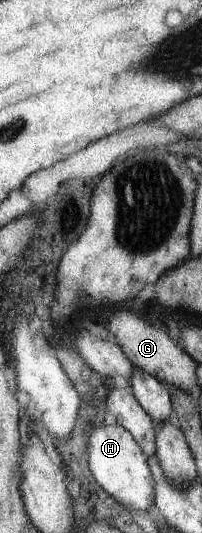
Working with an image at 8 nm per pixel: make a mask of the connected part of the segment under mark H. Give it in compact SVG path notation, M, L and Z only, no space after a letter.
M101 423L87 437L87 463L95 483L125 509L147 512L153 503L154 483L147 458L128 431L117 423Z

